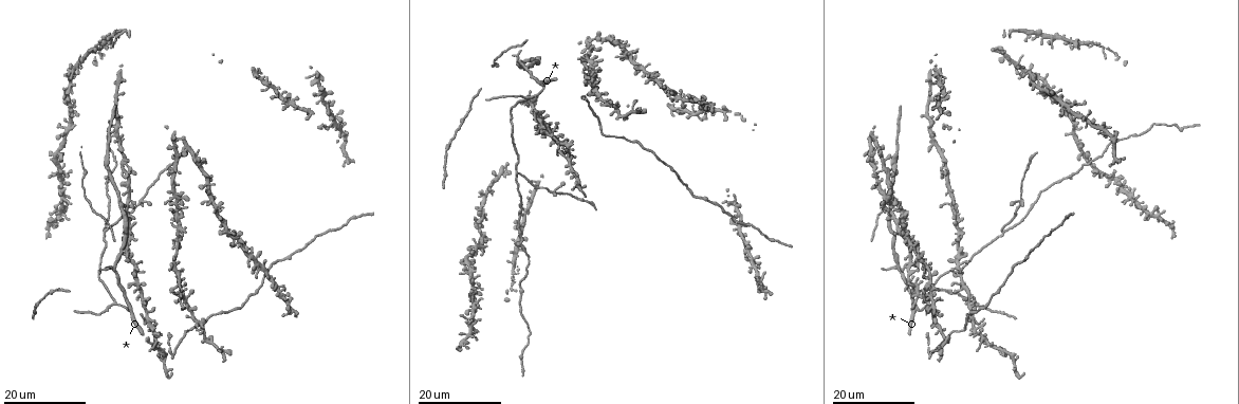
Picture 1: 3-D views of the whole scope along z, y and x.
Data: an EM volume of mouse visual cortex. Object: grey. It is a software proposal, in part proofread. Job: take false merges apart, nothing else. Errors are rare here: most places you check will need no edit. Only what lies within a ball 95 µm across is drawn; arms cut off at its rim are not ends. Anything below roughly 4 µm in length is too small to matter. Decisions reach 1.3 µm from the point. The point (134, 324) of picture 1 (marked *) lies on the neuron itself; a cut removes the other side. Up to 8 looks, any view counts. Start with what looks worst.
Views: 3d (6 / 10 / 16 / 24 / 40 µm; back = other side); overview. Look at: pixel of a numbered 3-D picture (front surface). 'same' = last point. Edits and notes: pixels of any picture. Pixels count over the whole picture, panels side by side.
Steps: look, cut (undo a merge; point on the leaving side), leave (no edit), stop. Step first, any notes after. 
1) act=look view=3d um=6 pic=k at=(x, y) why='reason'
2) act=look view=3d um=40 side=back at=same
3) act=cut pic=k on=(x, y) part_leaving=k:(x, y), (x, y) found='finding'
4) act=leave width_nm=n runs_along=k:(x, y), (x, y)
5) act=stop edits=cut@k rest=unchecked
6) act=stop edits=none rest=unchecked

act=look view=3d um=16 pic=1 at=(1001, 231) why='thin arm on a thick one'

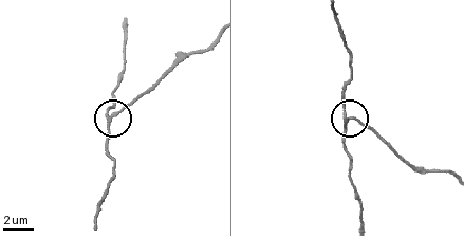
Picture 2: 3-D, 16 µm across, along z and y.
act=look view=3d um=6 pic=2 at=(112, 119)

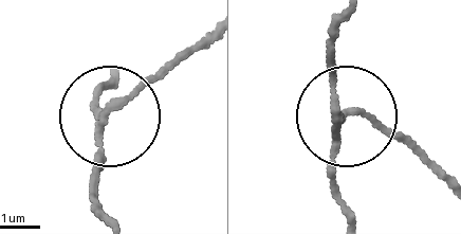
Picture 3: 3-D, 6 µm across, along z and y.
act=leave arms=3 runs_along=3:(104, 212), (93, 162), (107, 121), (181, 54) found='continuous, no second neuron'

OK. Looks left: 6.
act=look view=3d um=24 pic=1 at=(526, 99) why='three arms meet'

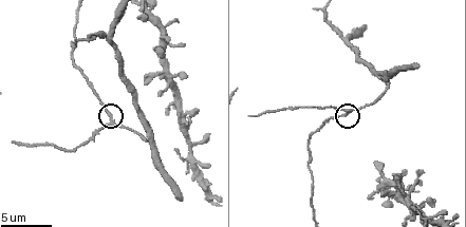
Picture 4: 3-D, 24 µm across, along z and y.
act=look view=3d um=10 pic=4 at=(111, 123)

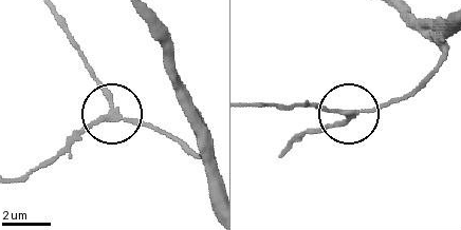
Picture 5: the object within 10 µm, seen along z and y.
act=look view=3d um=10 side=back pic=5 at=(112, 111) why='other side'

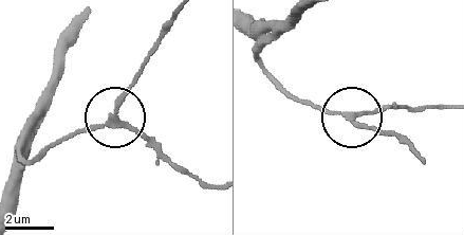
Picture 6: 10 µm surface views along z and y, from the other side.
act=leave width_nm=190 found='continuous, no second neuron'

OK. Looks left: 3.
act=look view=3d um=24 pic=1 at=(940, 331) why='four arms meet'

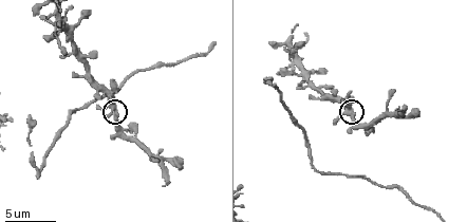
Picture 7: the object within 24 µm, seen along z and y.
act=look view=3d um=6 pic=7 at=(353, 111)

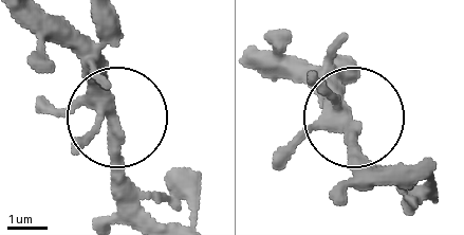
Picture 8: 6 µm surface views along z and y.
act=leave found='continuous, no second neuron'

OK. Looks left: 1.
act=stop edits=none rest=unchecked

